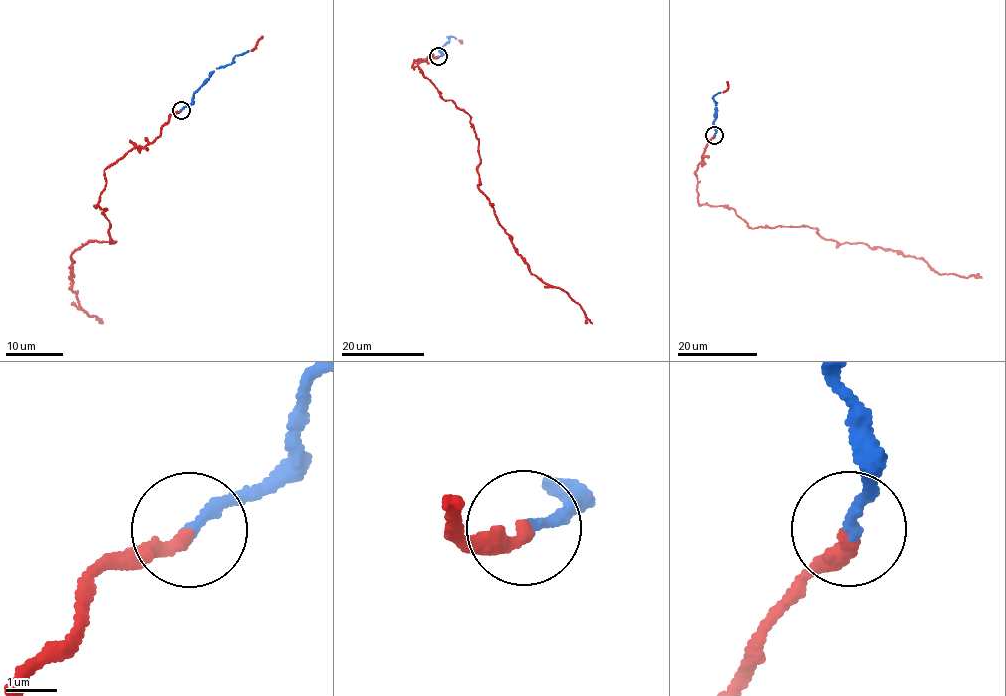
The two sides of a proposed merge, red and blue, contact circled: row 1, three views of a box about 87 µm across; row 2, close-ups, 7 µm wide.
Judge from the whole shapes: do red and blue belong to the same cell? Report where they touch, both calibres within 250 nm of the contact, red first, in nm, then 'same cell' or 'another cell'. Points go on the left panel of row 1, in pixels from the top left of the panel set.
place (181, 110); calibres 280 and 240 nm; same cell

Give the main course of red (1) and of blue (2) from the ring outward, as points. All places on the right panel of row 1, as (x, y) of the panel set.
1: (714, 135), (695, 172), (700, 204), (731, 208), (754, 229), (816, 227), (826, 239), (982, 278)
2: (714, 135), (716, 104), (713, 96), (720, 92)

